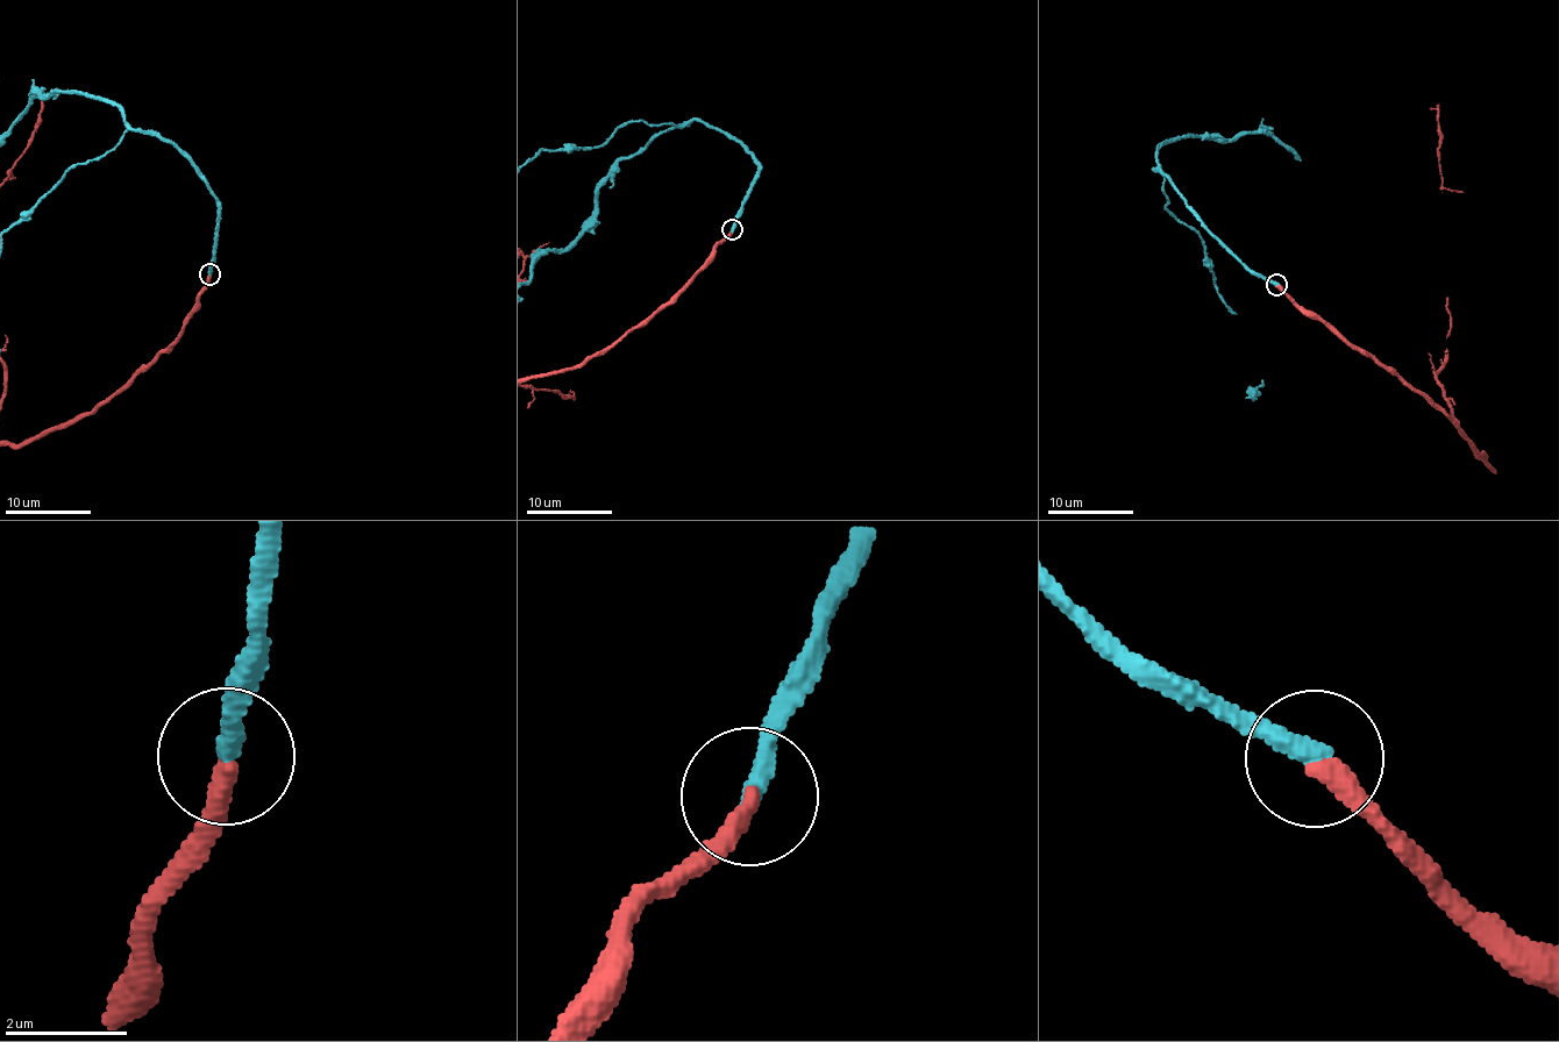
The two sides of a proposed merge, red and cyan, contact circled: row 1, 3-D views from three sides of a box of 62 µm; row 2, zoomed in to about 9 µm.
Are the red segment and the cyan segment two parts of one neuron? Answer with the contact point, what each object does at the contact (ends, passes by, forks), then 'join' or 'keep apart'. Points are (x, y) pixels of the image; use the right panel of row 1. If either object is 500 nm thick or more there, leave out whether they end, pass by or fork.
at (1276, 284); red ends there; cyan ends there; join

